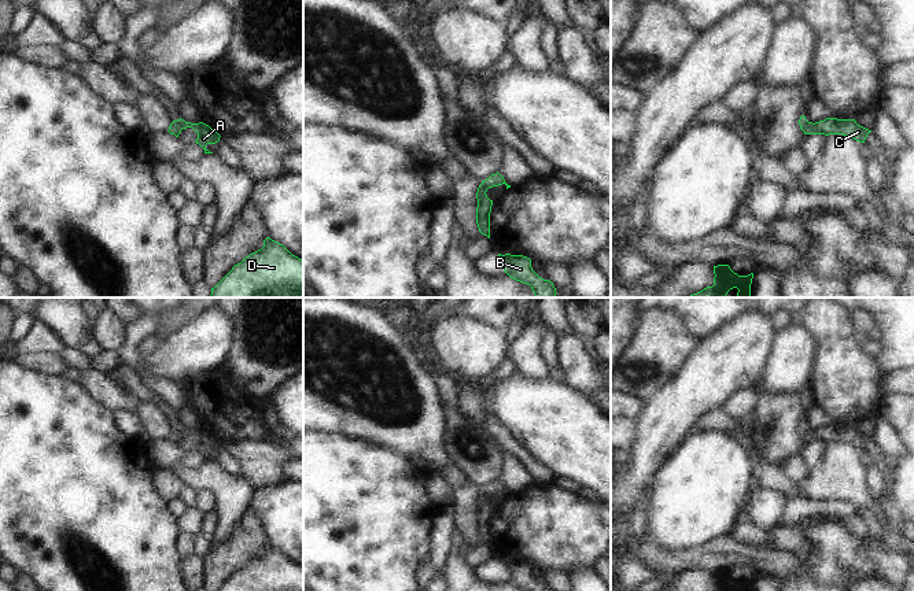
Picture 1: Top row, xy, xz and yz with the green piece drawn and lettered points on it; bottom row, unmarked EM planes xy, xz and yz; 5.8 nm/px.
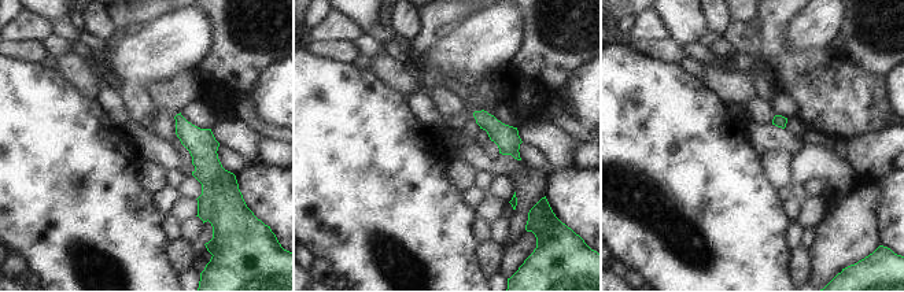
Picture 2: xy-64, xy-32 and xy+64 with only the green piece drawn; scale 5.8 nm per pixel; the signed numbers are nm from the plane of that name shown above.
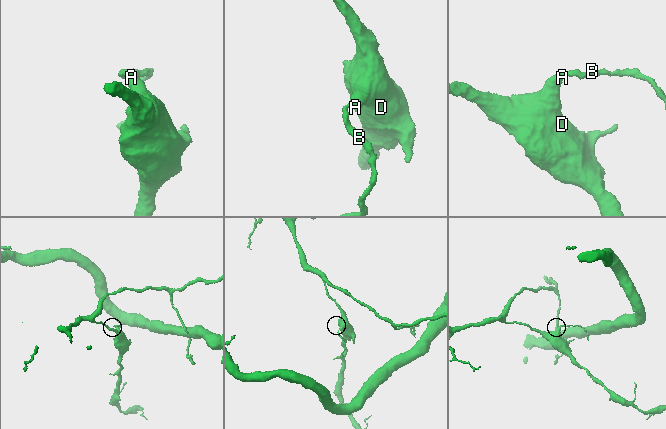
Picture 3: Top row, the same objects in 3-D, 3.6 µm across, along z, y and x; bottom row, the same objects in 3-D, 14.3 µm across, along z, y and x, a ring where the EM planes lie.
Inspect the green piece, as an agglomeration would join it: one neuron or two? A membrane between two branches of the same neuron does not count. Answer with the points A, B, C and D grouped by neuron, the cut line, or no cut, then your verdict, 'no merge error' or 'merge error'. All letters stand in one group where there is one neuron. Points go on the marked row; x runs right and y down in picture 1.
A D / B C | xy (176, 121), (181, 129) | merge error

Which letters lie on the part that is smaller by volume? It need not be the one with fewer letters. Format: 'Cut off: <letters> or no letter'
Cut off: B, C

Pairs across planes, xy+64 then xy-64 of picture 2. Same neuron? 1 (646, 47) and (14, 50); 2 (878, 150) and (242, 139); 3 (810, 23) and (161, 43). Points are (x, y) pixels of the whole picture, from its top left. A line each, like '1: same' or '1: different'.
1: same
2: same
3: same

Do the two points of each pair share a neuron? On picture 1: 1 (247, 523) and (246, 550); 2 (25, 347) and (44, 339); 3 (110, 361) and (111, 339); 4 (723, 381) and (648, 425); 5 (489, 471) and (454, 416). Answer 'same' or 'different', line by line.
1: same
2: same
3: different
4: same
5: same

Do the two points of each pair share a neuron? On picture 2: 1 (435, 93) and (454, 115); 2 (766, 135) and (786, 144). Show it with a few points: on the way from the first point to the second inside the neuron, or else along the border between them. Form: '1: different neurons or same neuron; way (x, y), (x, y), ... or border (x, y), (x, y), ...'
1: same neuron; way (441, 99), (452, 110)
2: same neuron; way (771, 139), (781, 140)

